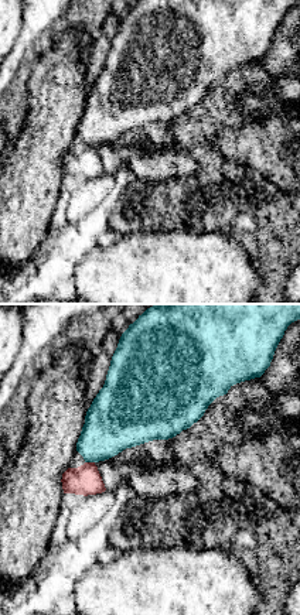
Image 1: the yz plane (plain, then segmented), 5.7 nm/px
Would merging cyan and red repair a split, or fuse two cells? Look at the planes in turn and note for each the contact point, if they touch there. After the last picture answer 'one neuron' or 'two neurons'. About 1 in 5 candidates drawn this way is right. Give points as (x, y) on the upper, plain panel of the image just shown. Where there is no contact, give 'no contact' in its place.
contact (89, 144)

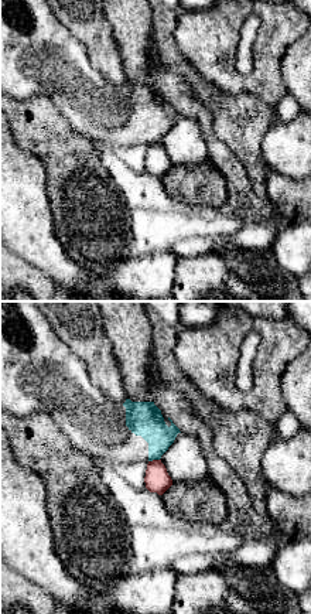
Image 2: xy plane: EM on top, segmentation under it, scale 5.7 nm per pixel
contact (153, 142)

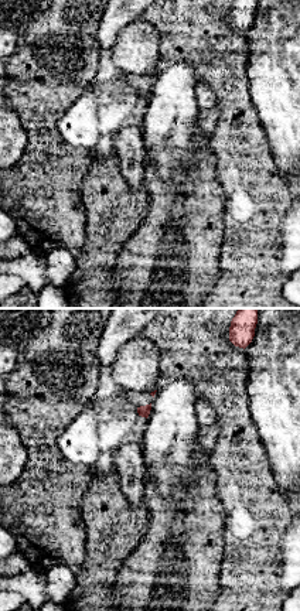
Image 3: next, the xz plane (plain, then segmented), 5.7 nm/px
no contact

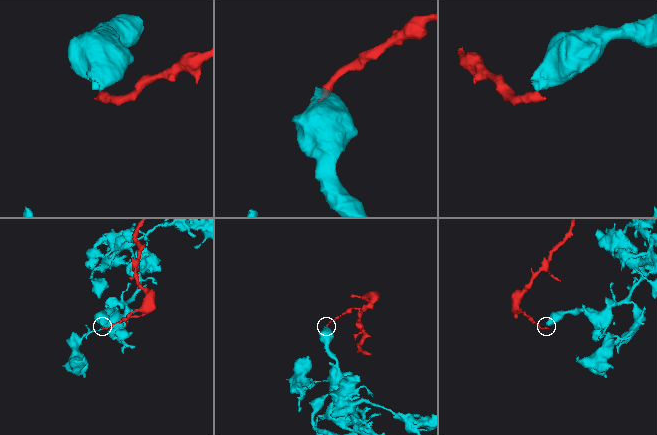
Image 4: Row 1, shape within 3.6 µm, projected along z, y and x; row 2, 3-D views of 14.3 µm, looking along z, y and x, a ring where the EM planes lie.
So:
two neurons

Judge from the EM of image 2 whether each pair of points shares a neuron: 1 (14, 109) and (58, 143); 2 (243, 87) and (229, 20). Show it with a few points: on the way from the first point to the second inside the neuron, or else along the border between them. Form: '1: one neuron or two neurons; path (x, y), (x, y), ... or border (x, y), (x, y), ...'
1: one neuron; path (26, 120), (34, 122), (47, 135)
2: one neuron; path (226, 70), (226, 37)

